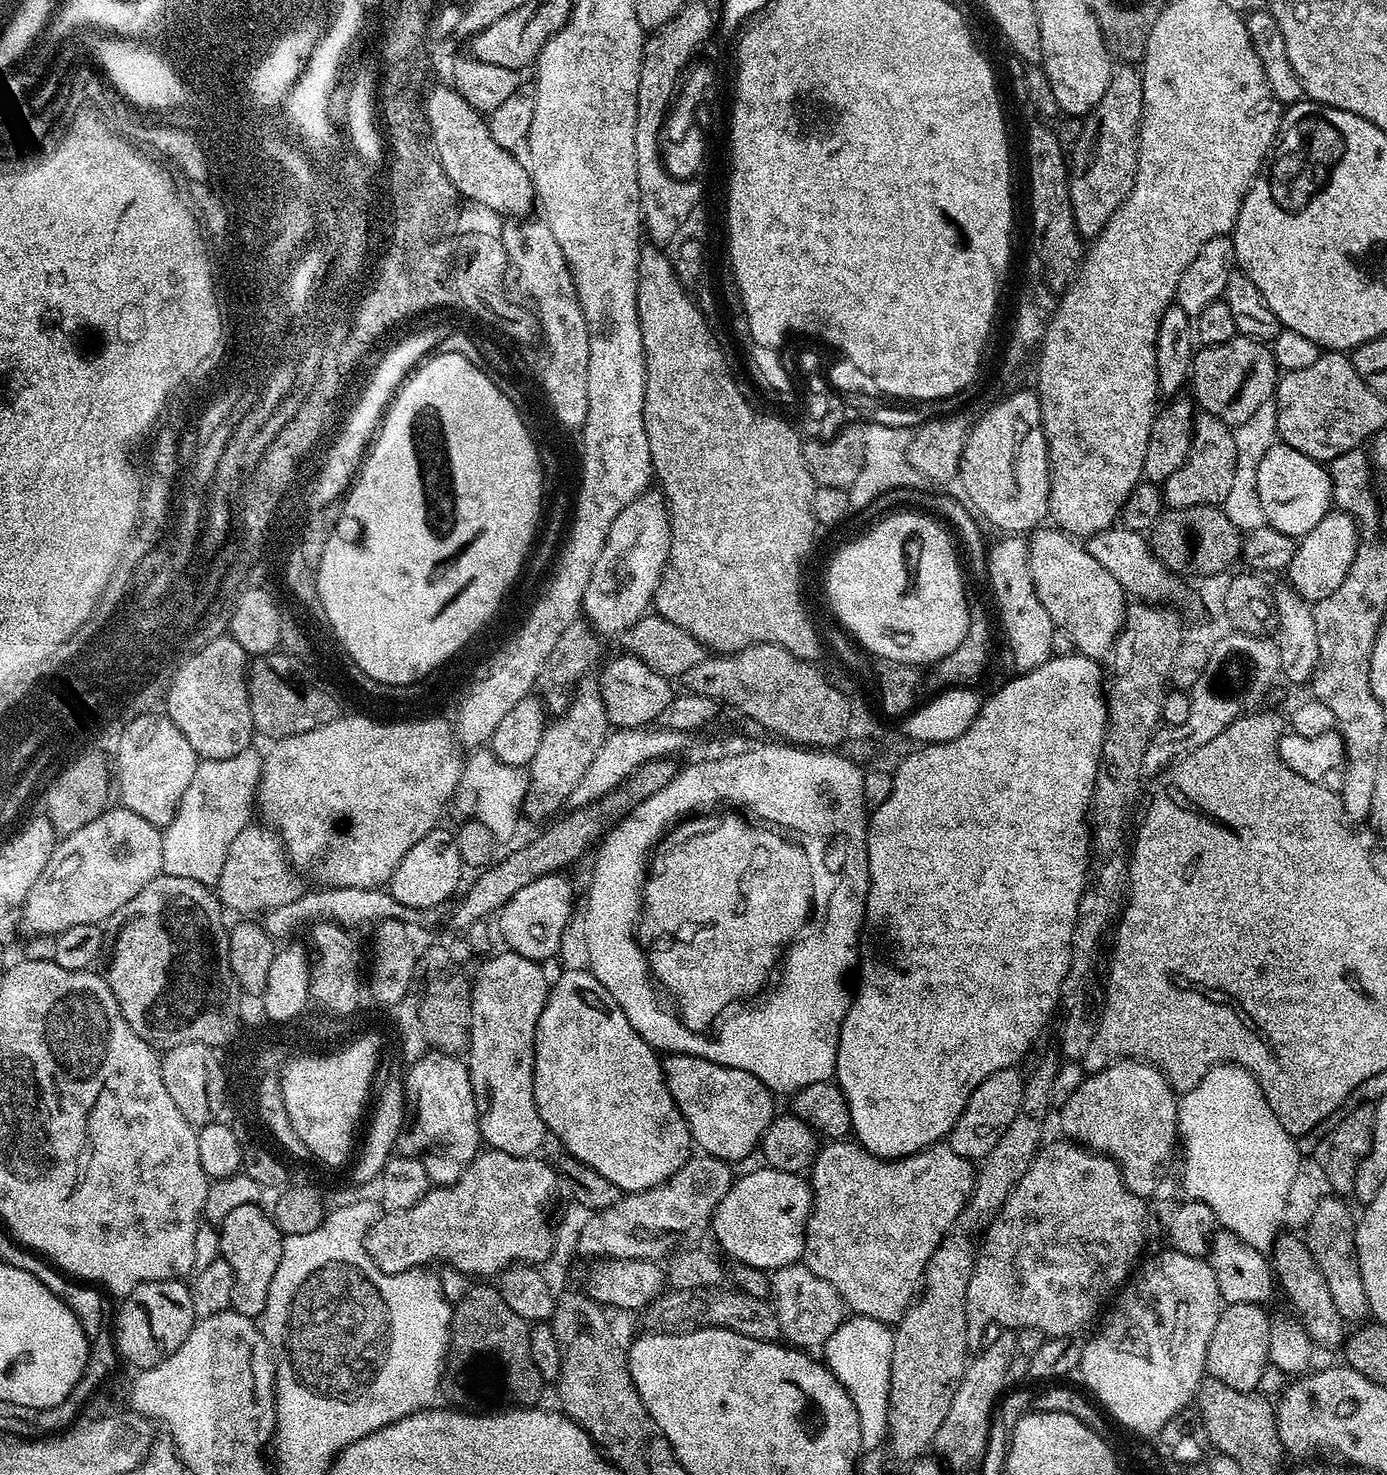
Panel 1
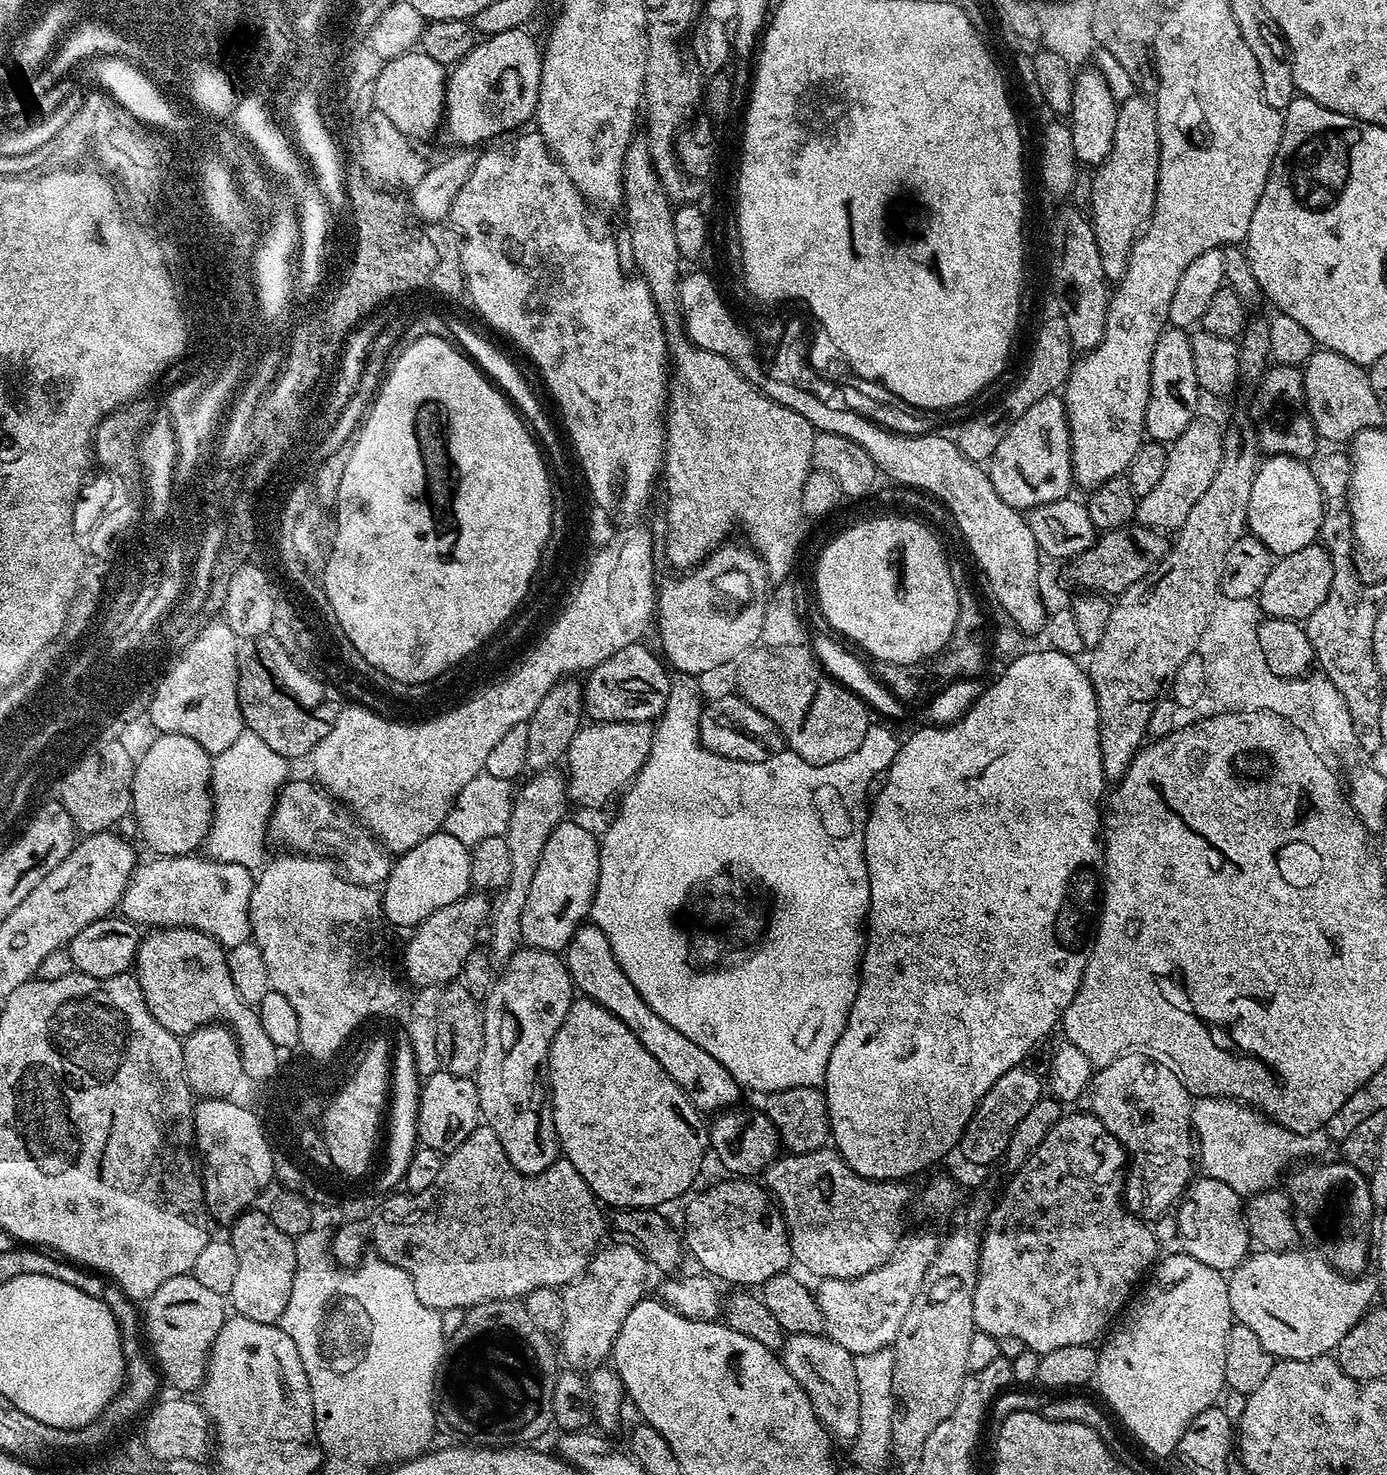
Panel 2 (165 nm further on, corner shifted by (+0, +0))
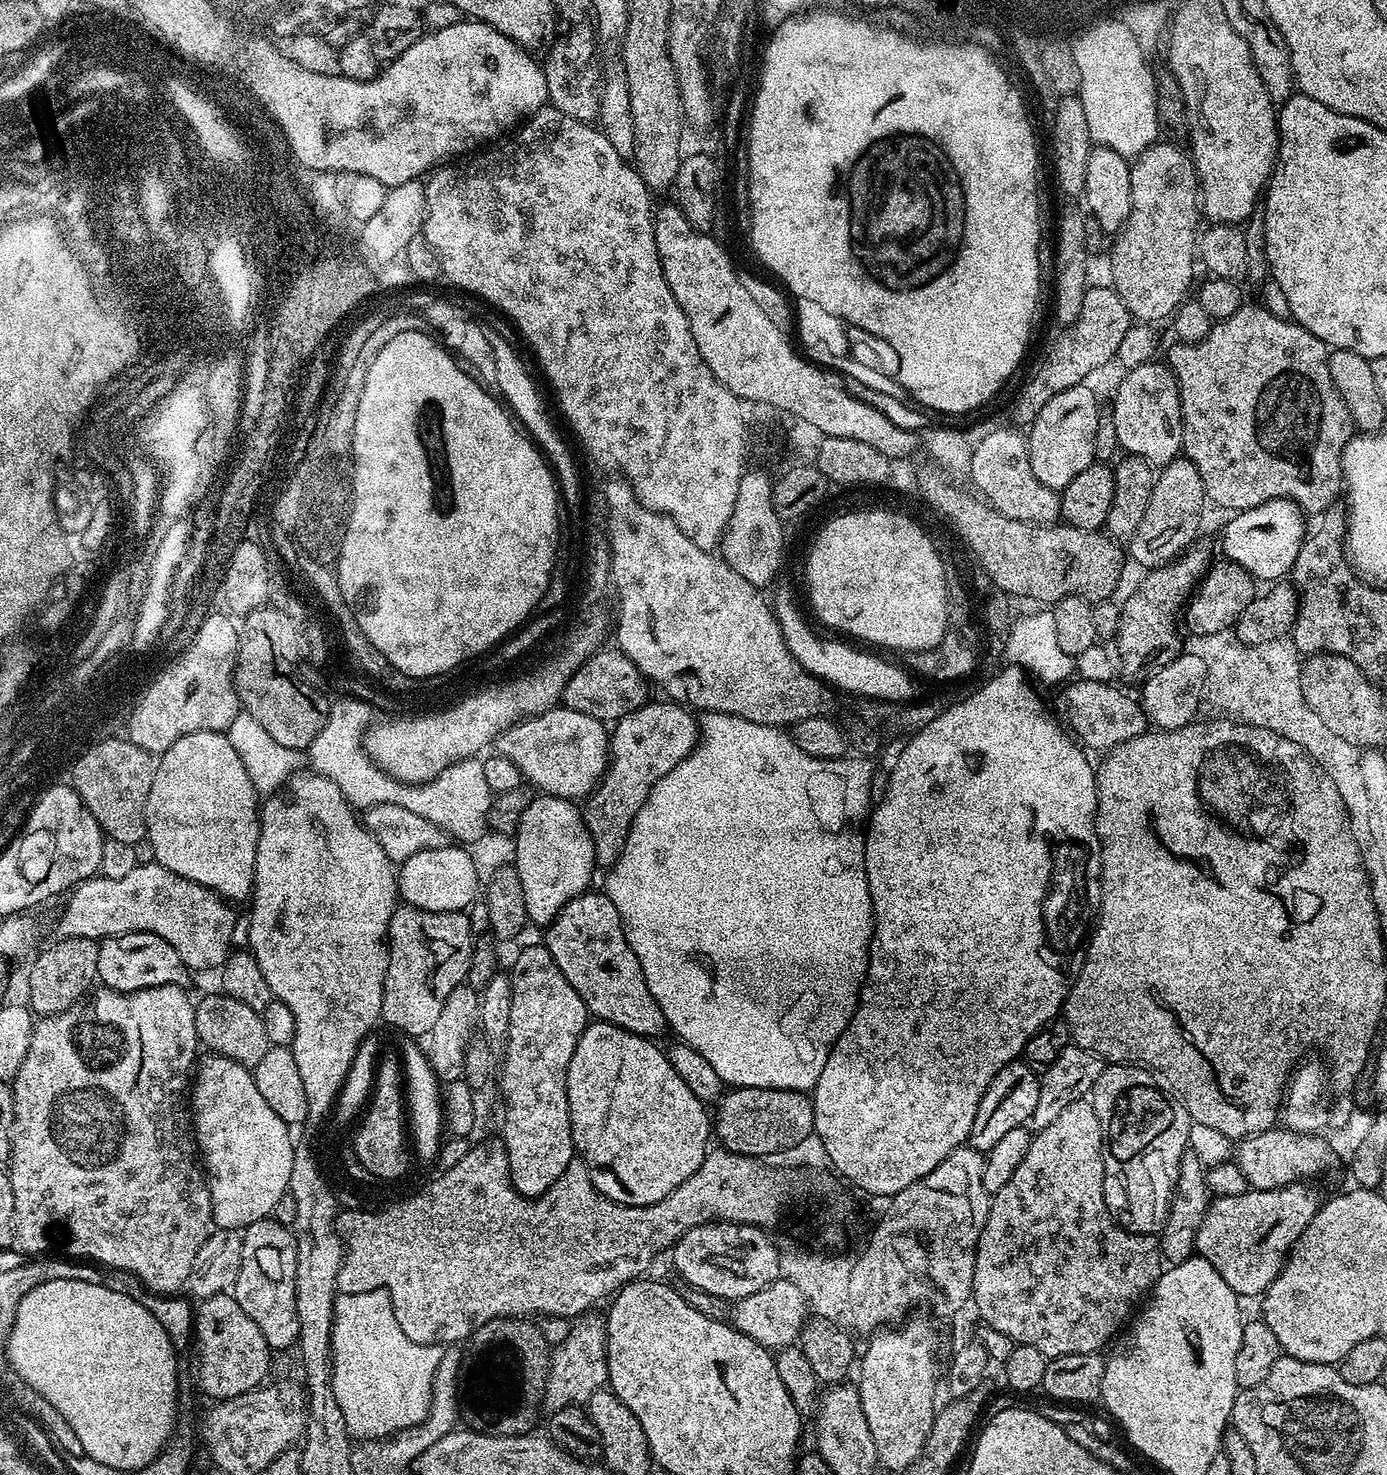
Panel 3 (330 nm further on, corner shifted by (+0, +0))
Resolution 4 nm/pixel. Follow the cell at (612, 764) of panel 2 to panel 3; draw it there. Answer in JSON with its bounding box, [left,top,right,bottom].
[494,706,610,802]

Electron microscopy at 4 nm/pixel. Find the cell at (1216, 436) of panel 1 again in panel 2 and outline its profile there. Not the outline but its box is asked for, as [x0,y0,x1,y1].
[1134,418,1224,530]

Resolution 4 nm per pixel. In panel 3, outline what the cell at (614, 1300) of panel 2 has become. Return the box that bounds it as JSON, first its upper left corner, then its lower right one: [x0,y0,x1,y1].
[543,1323,608,1413]

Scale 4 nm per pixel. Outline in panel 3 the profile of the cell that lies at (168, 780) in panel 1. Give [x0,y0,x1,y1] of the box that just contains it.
[144,732,260,901]

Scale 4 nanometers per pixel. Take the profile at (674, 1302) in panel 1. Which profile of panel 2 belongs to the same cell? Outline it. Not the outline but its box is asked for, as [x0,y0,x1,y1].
[778,1334,858,1442]

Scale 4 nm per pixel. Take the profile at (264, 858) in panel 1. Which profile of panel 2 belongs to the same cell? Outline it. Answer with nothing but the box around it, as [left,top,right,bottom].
[266,778,394,885]

